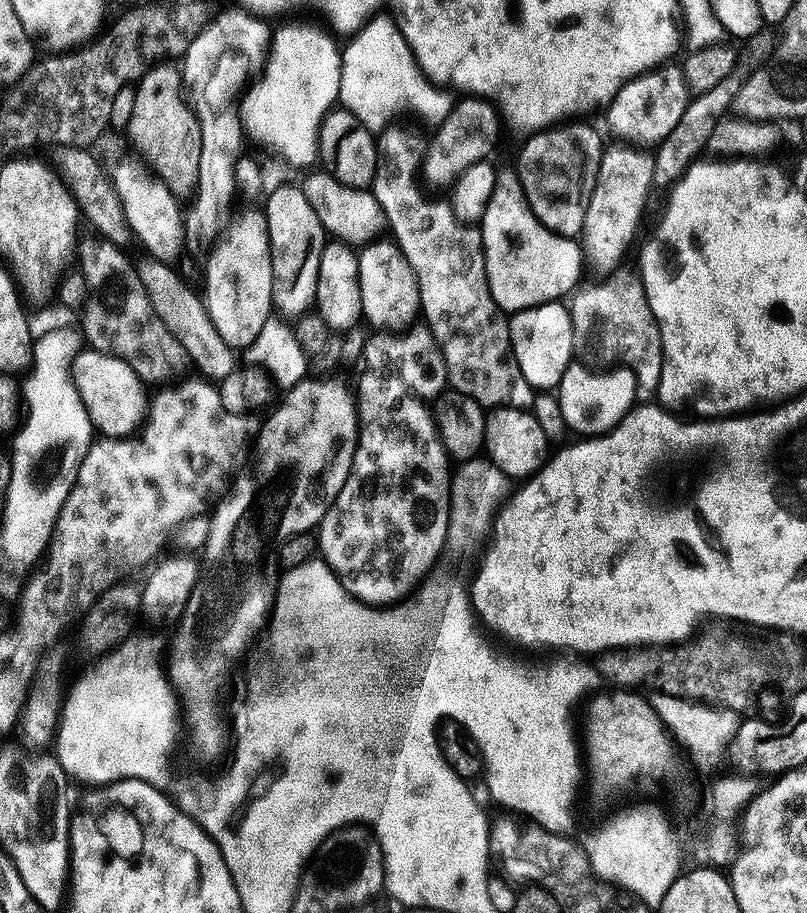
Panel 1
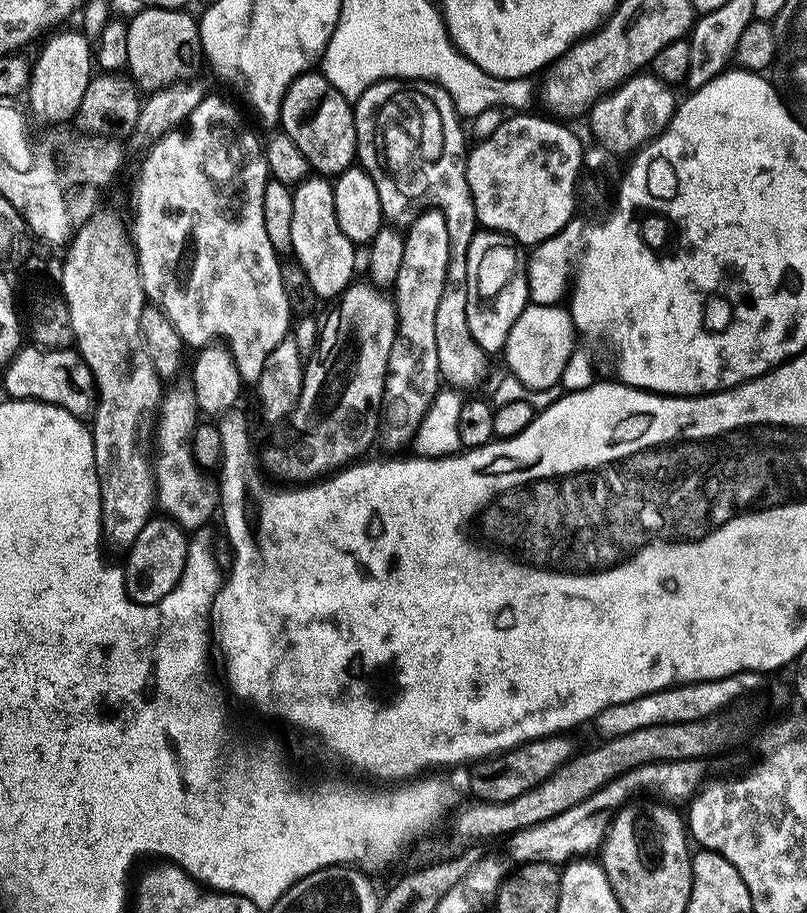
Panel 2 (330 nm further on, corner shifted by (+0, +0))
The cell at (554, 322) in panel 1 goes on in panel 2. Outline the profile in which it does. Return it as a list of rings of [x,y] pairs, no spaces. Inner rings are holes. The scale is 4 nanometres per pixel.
[[[529,303],[514,322],[504,343],[502,357],[508,363],[507,371],[531,391],[542,391],[559,384],[566,362],[577,351],[578,333],[572,324],[573,315],[567,307],[562,307]]]

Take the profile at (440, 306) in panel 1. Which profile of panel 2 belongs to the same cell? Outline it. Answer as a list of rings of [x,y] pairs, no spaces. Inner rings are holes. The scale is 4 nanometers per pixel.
[[[379,80],[360,96],[355,97],[356,114],[356,160],[359,167],[374,178],[378,186],[378,198],[382,202],[385,221],[396,226],[407,226],[423,212],[435,210],[446,218],[446,230],[450,234],[450,262],[446,274],[446,286],[442,290],[442,299],[438,302],[438,311],[434,317],[434,335],[438,345],[438,366],[440,379],[445,385],[465,390],[476,384],[488,368],[489,353],[484,352],[474,342],[470,334],[470,324],[466,322],[466,298],[468,297],[468,275],[466,262],[470,242],[478,231],[478,221],[474,210],[474,198],[466,182],[466,143],[464,132],[460,129],[461,117],[456,115],[450,94],[439,84],[426,80]]]

